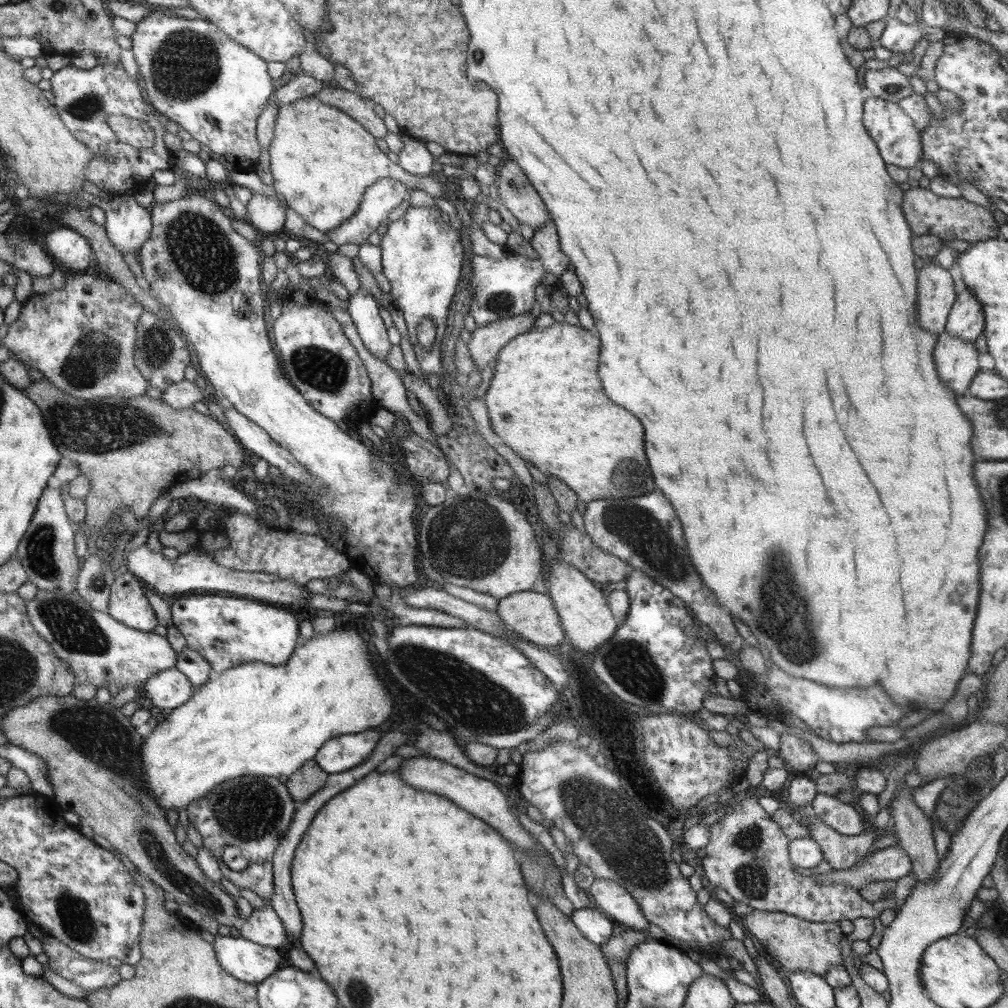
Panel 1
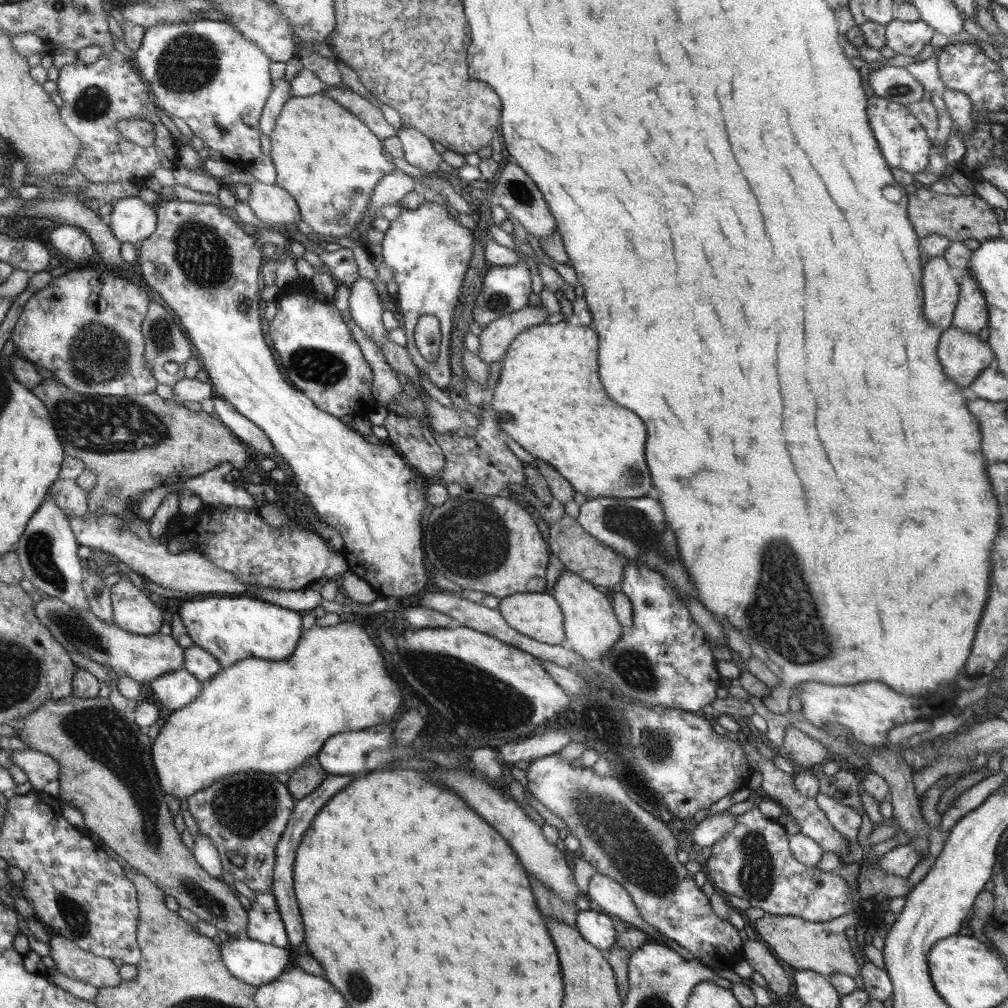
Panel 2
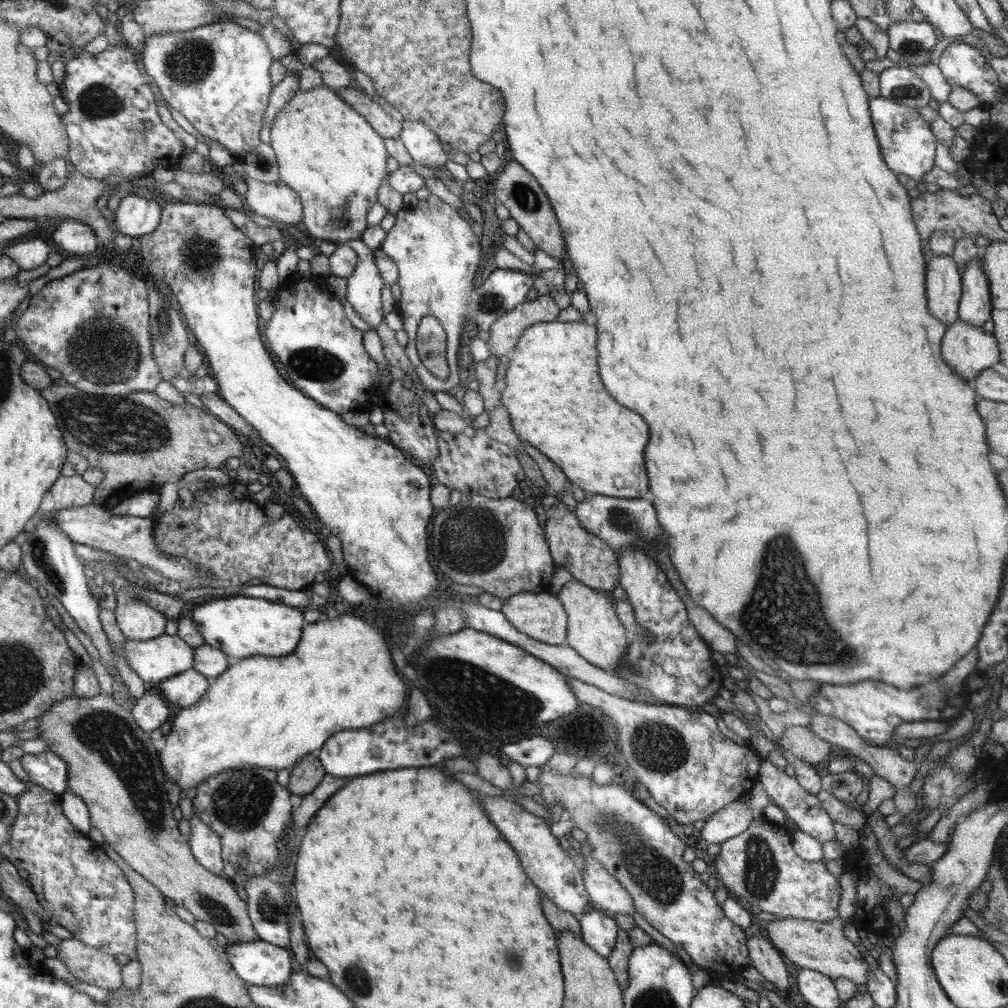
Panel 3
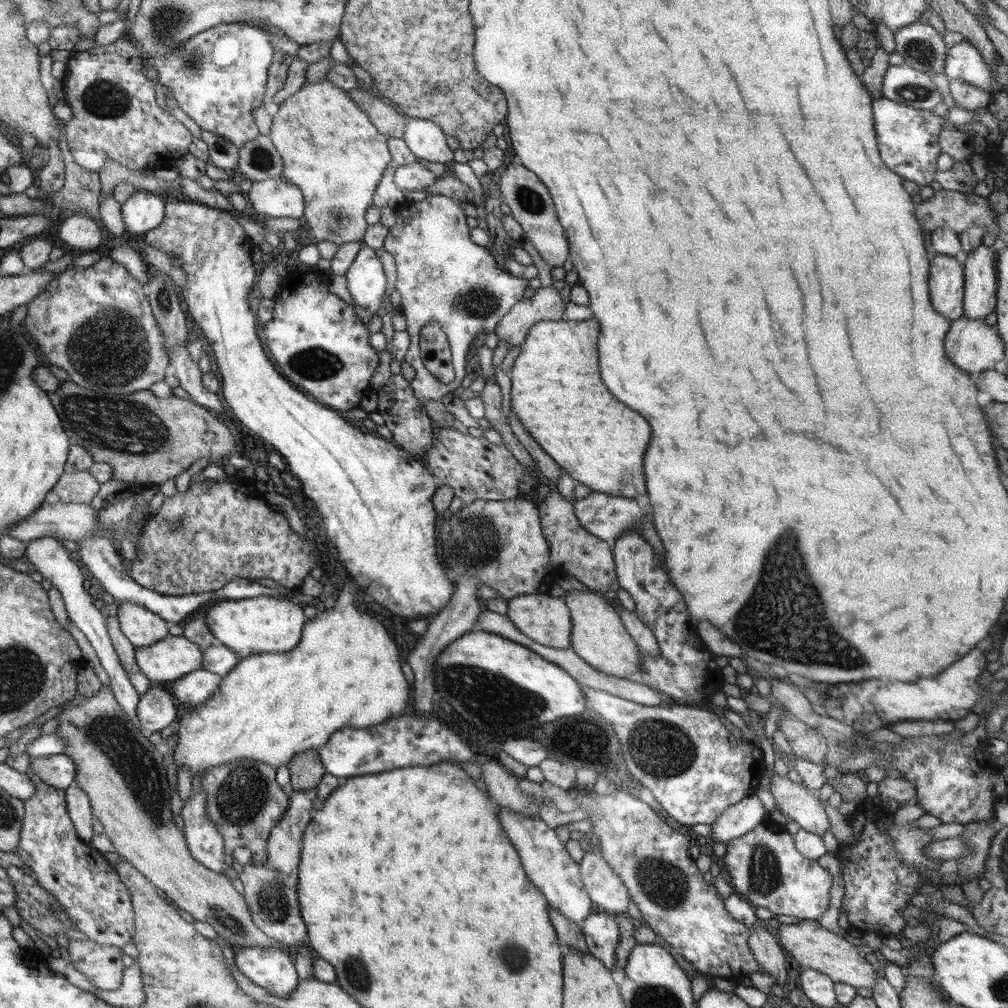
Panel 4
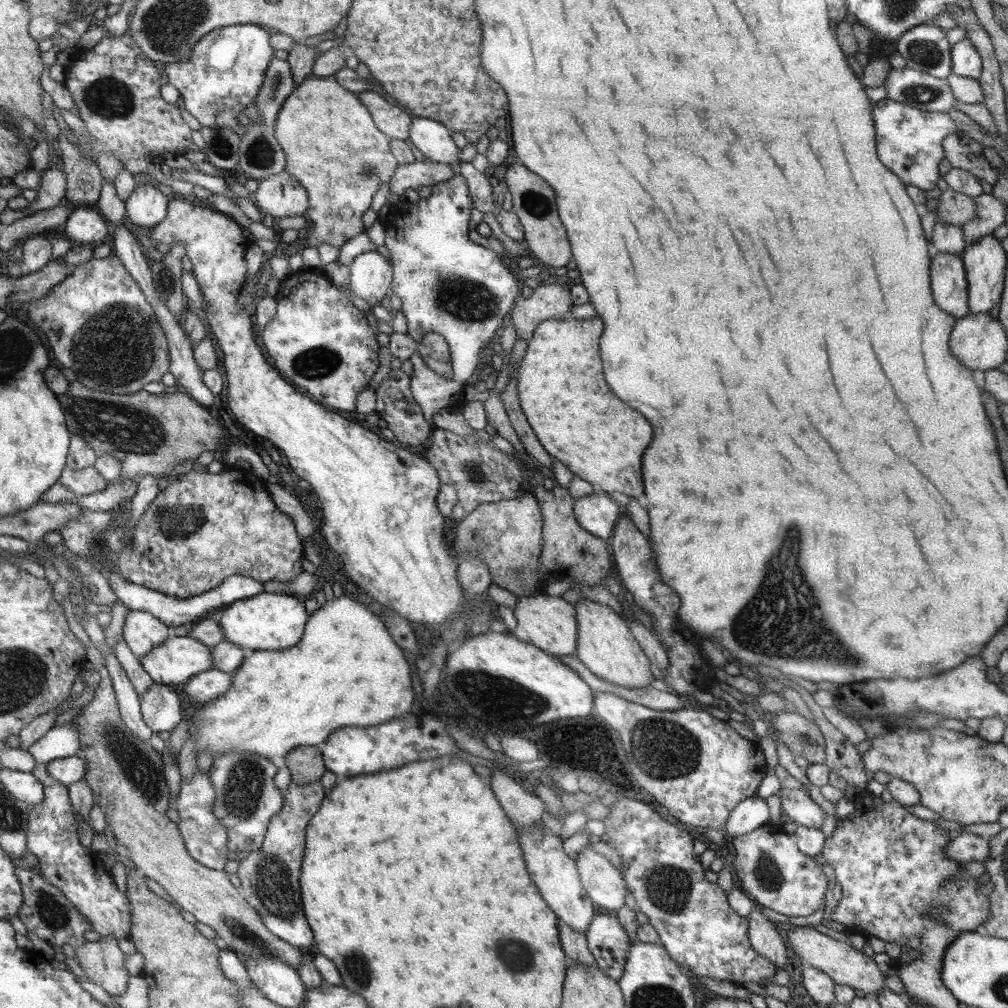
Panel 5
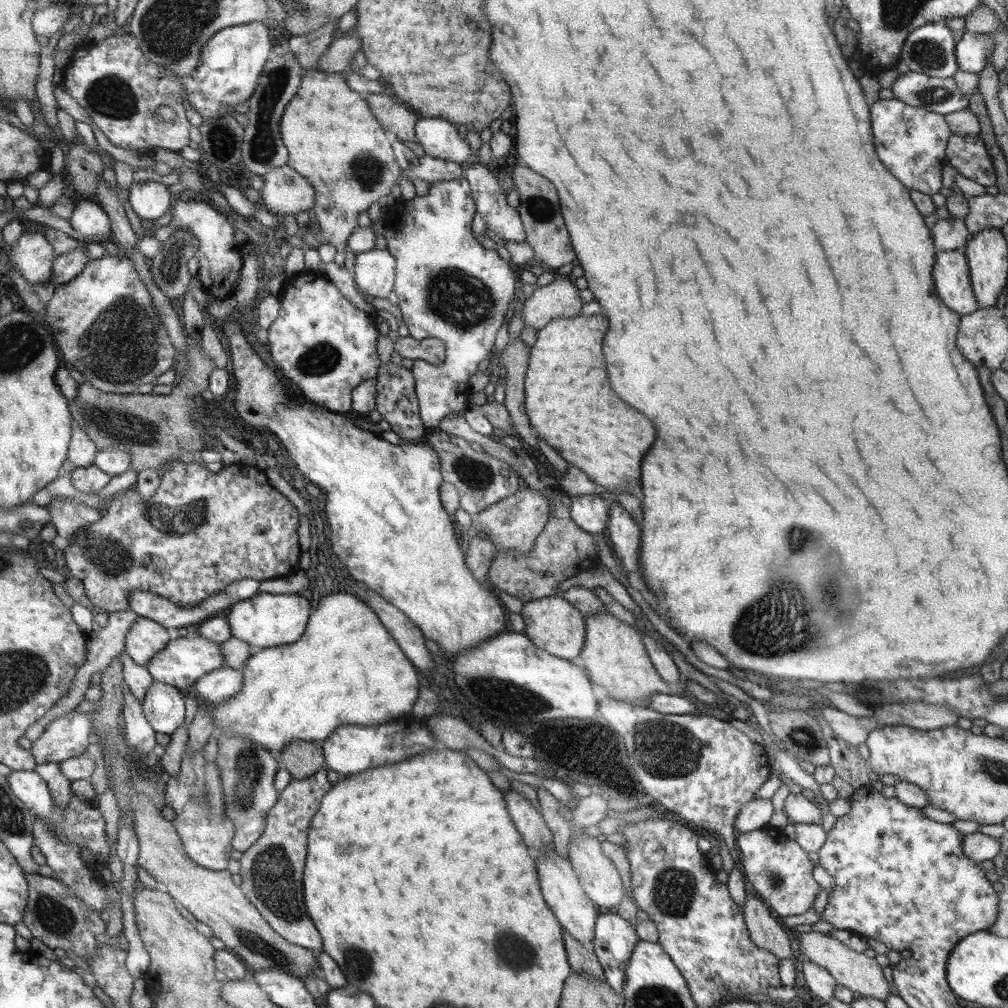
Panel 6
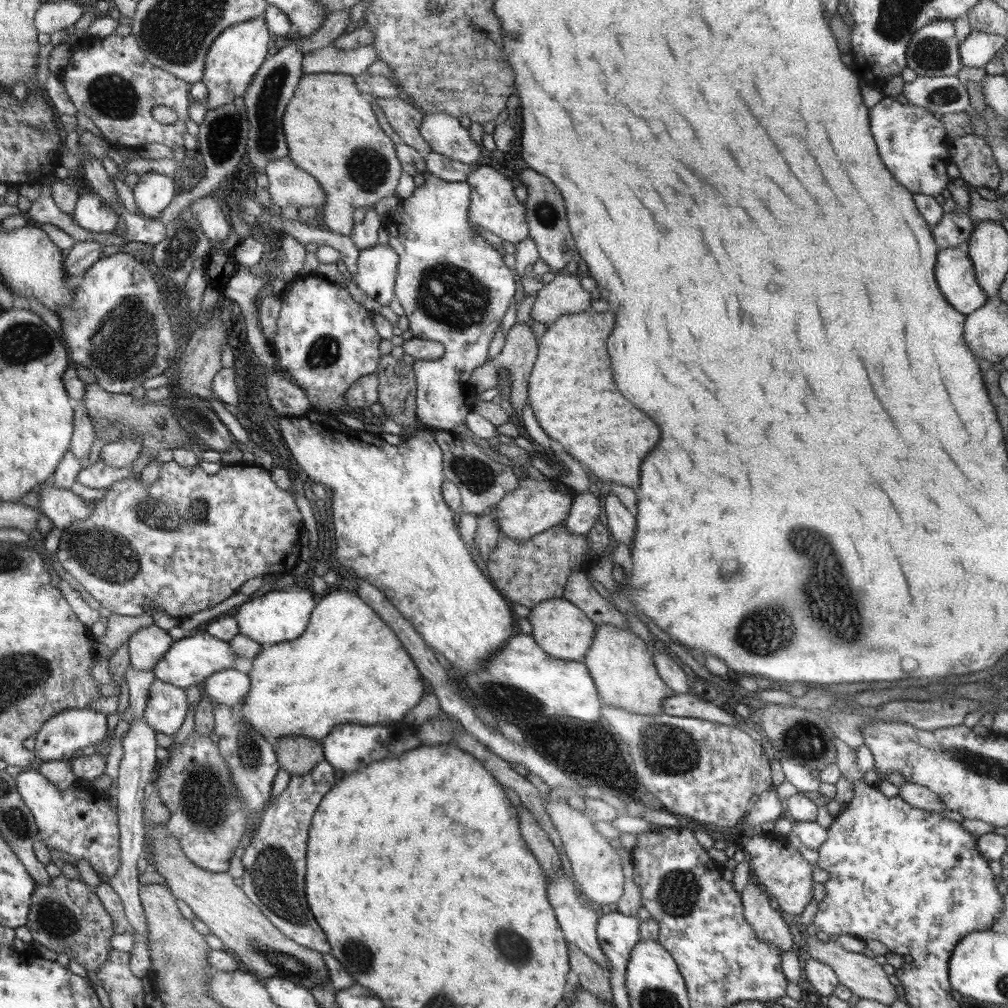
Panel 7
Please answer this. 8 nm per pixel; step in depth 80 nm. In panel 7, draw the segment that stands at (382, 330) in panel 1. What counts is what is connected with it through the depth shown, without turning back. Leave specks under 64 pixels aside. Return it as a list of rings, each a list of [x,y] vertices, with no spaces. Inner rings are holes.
[[[389,244],[359,250],[354,280],[366,296],[389,306],[395,296],[398,263],[399,256]]]

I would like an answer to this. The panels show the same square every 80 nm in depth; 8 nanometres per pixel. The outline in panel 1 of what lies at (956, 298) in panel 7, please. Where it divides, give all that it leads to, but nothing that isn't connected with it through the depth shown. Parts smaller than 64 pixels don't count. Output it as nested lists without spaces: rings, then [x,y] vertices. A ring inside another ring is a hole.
[[[935,262],[924,264],[917,274],[917,322],[926,331],[939,335],[945,331],[945,324],[950,309],[956,302],[954,281],[946,268],[938,266]]]

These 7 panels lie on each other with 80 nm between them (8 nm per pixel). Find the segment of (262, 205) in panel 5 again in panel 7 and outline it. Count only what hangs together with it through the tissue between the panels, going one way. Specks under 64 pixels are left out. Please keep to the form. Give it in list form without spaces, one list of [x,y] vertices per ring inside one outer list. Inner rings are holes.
[[[292,160],[270,161],[266,165],[265,174],[270,181],[267,191],[271,209],[281,210],[288,204],[298,209],[303,206],[320,208],[324,204],[325,192],[318,181],[296,167]]]

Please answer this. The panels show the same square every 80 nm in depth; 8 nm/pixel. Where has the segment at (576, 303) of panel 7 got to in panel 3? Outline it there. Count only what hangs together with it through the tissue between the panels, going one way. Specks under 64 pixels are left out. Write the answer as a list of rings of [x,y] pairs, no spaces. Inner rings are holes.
[[[552,290],[549,295],[539,295],[534,301],[519,304],[496,320],[493,327],[488,329],[490,336],[487,346],[491,356],[507,356],[528,326],[556,320],[561,309],[554,302],[554,292]]]

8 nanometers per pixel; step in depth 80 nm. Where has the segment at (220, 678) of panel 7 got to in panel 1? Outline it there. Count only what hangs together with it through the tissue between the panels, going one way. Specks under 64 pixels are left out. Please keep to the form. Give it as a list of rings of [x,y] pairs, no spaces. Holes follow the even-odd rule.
[[[177,667],[157,672],[142,685],[152,704],[161,710],[174,710],[188,702],[194,686]]]

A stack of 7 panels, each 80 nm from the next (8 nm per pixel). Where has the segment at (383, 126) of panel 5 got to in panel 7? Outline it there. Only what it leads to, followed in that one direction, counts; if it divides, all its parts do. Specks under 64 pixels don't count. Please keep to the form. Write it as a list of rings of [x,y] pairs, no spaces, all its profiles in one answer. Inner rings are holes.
[[[404,97],[396,100],[377,98],[376,102],[402,143],[409,144],[423,155],[432,152],[428,141],[421,135],[420,128],[425,119],[423,111],[405,100]]]

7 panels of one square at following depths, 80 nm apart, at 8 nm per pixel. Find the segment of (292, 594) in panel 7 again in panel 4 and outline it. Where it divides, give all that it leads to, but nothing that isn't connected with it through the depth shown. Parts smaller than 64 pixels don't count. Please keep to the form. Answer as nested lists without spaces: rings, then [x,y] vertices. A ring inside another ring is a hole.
[[[274,596],[223,600],[208,607],[199,616],[206,620],[205,623],[216,641],[230,648],[240,659],[260,653],[278,654],[293,651],[301,643],[300,634],[306,624],[306,616],[296,602]]]

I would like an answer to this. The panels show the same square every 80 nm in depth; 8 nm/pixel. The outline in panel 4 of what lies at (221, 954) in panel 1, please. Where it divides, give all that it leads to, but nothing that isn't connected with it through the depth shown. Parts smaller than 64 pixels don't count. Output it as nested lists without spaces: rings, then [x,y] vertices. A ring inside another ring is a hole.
[[[242,947],[234,955],[236,966],[244,976],[283,999],[300,984],[293,959],[280,947]]]

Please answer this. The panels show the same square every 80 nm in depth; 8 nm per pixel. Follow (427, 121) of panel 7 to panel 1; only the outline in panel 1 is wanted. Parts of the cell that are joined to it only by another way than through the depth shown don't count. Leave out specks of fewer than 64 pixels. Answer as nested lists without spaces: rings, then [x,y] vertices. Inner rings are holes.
[[[402,134],[404,148],[398,154],[397,164],[414,176],[428,176],[435,164],[434,156],[426,148],[426,141]]]

